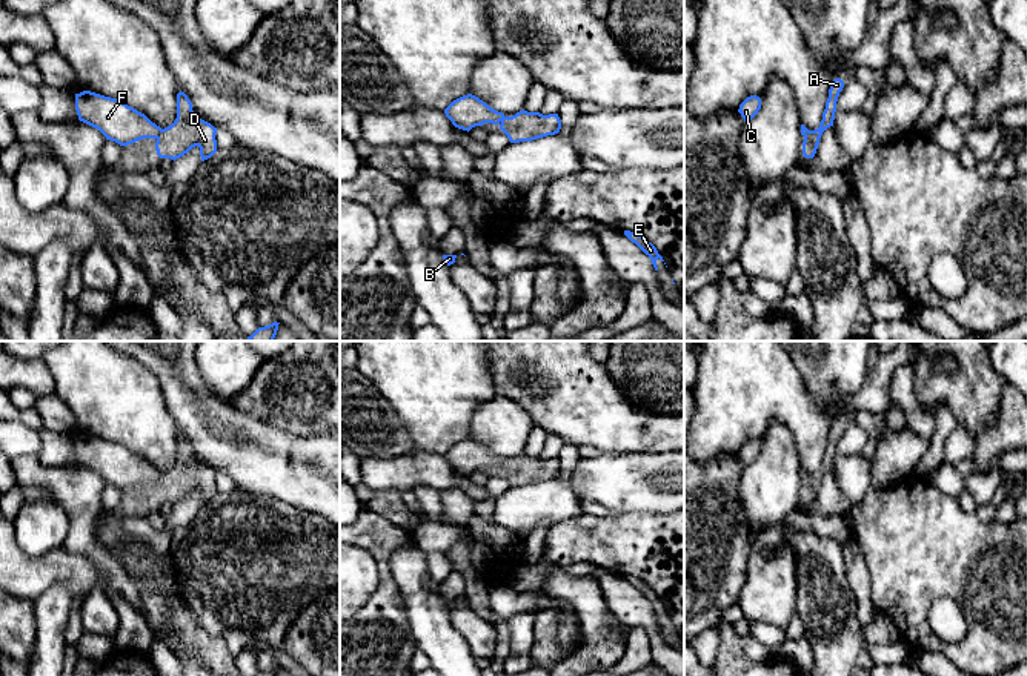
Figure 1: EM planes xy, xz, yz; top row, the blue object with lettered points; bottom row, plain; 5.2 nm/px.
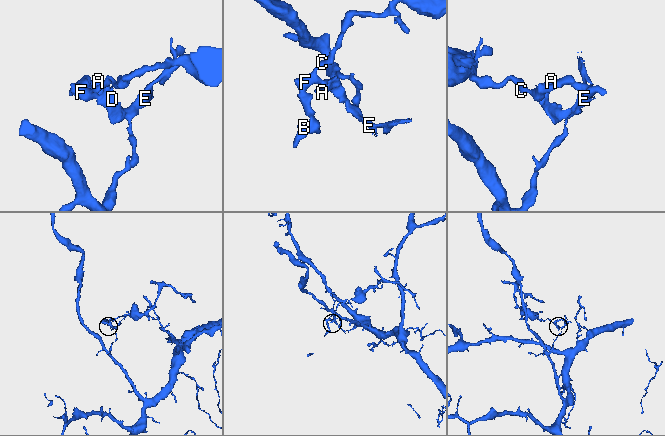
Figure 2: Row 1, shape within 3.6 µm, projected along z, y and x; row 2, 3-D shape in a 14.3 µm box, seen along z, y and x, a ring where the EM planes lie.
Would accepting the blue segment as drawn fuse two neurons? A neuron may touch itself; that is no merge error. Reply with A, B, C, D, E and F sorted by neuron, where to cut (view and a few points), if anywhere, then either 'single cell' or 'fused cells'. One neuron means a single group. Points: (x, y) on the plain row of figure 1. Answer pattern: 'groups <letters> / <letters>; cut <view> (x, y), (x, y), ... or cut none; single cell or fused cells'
groups A B C D E F; cut none; single cell

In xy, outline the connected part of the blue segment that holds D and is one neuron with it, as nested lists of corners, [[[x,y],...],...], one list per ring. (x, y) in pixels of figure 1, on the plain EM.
[[[91,435],[75,438],[75,455],[80,466],[120,490],[155,482],[160,502],[175,505],[195,490],[200,492],[201,505],[217,496],[217,472],[194,458],[191,444],[181,435],[177,438],[177,462],[165,473],[126,447]]]

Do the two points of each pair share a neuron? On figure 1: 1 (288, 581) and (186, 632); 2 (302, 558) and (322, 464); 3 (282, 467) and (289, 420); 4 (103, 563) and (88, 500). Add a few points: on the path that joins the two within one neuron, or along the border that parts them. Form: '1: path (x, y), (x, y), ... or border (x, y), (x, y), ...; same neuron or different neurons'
1: border (179, 595), (191, 618), (226, 649); different neurons
2: border (277, 498), (323, 518); different neurons
3: border (254, 418), (299, 435), (323, 432); different neurons
4: path (89, 547), (86, 544), (86, 515); same neuron

